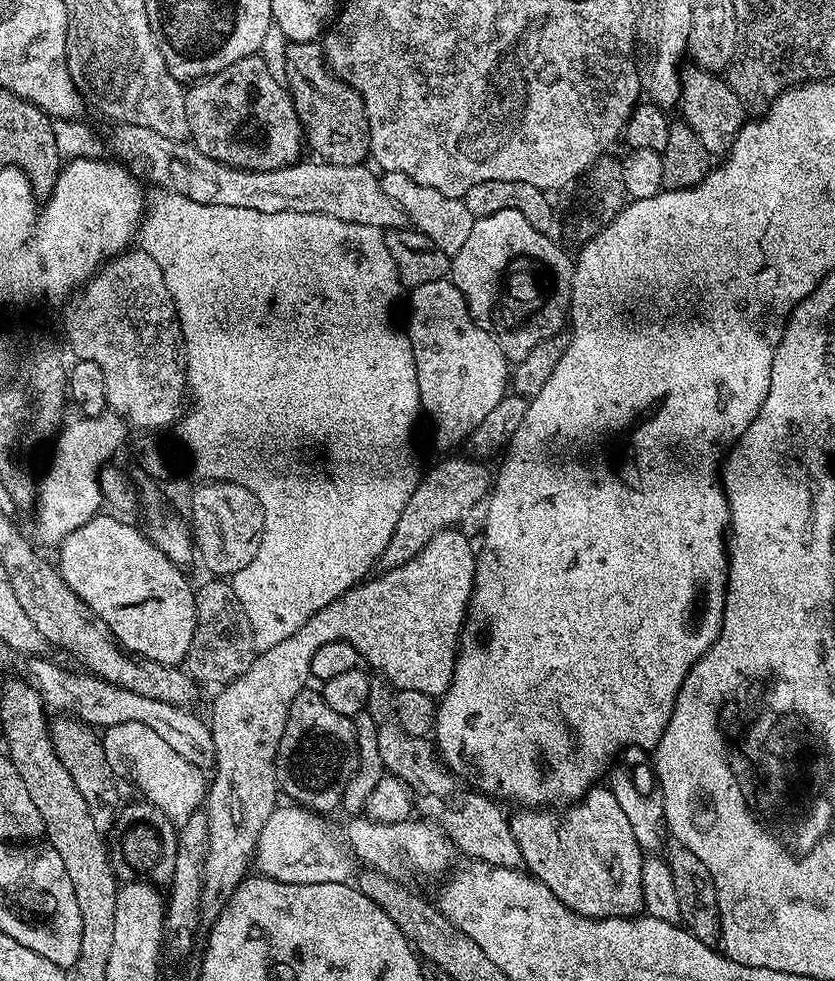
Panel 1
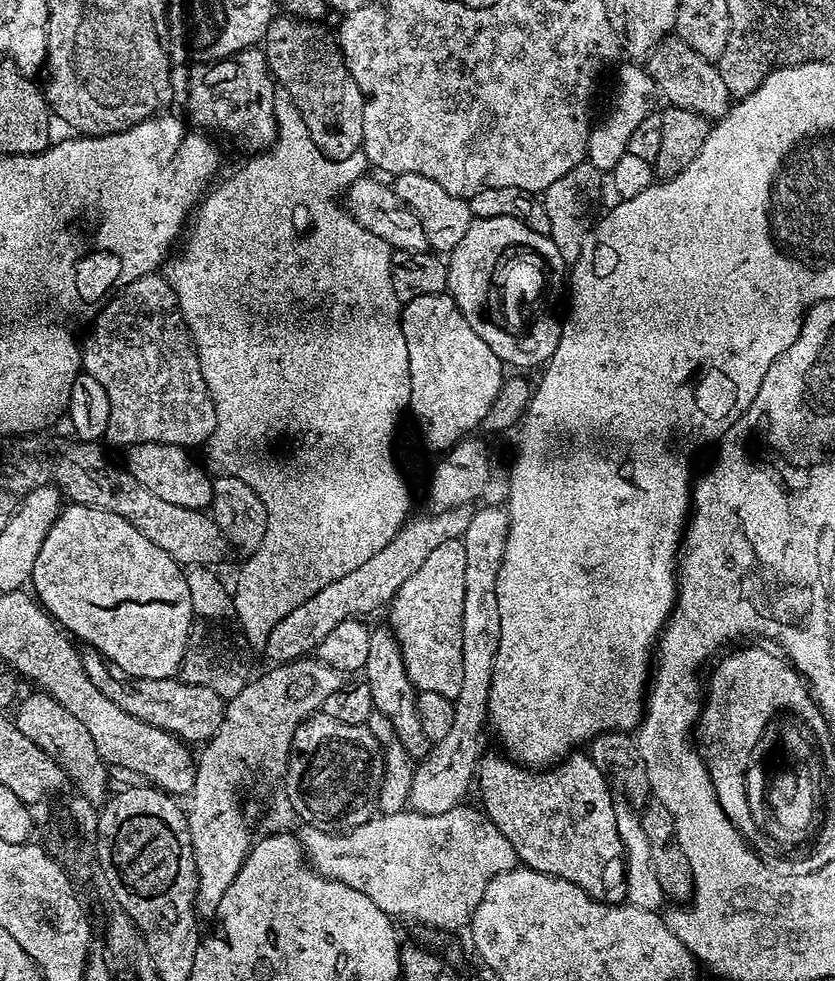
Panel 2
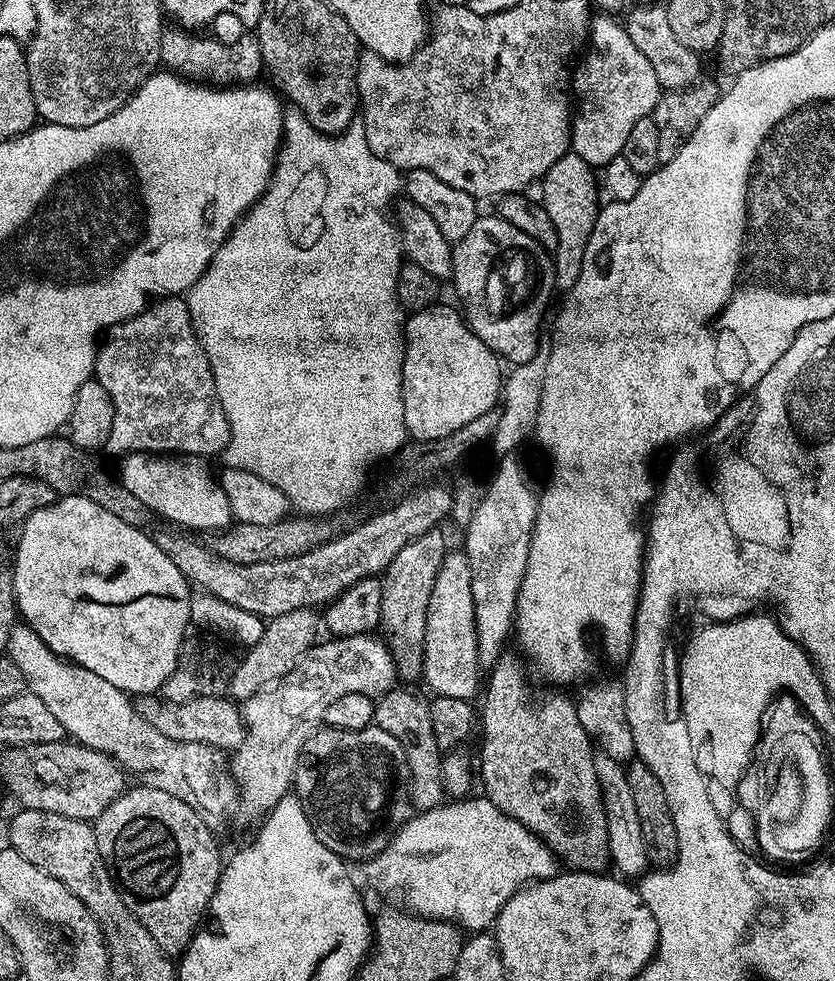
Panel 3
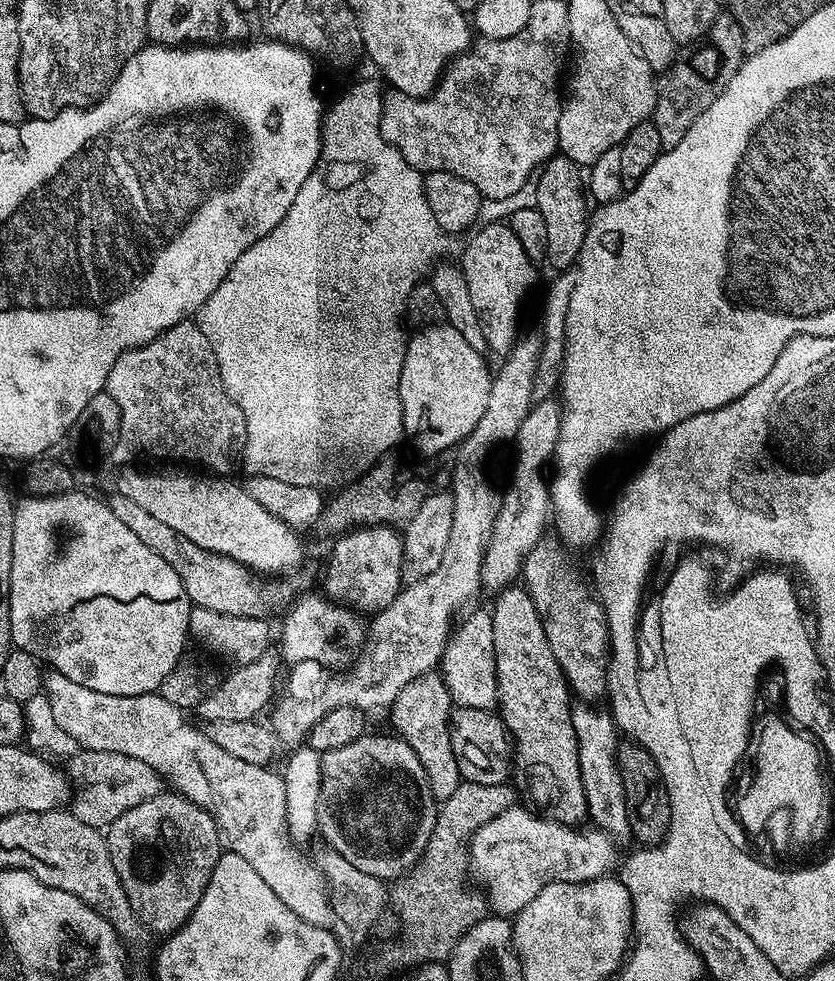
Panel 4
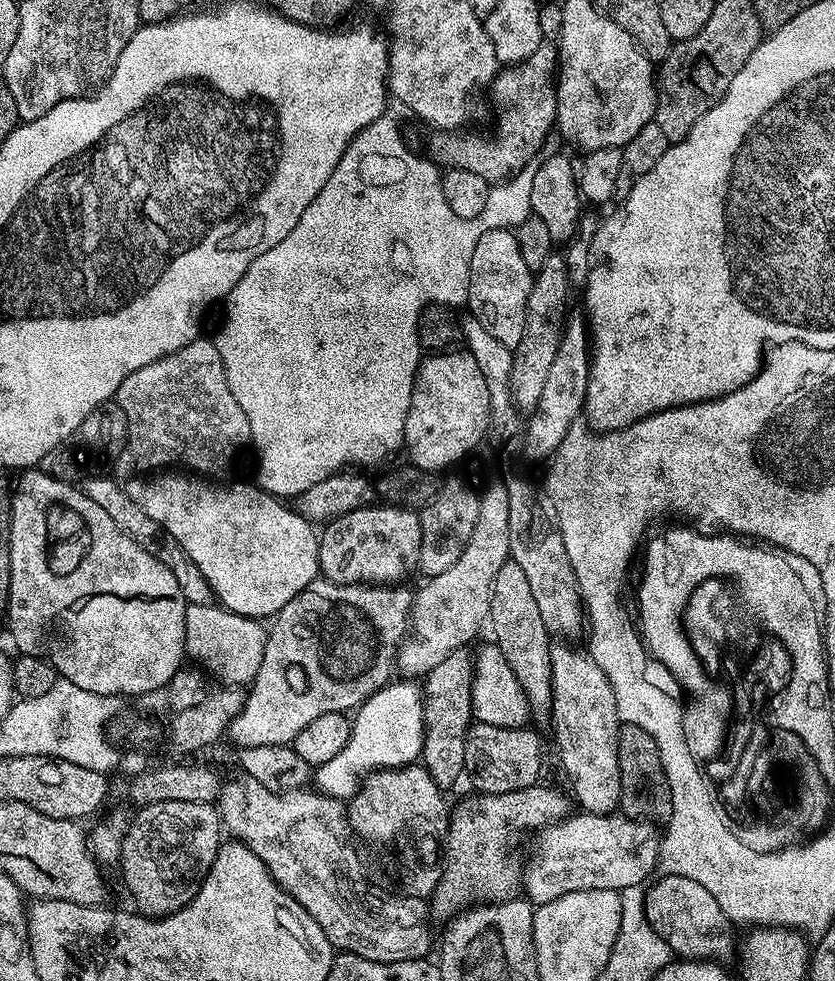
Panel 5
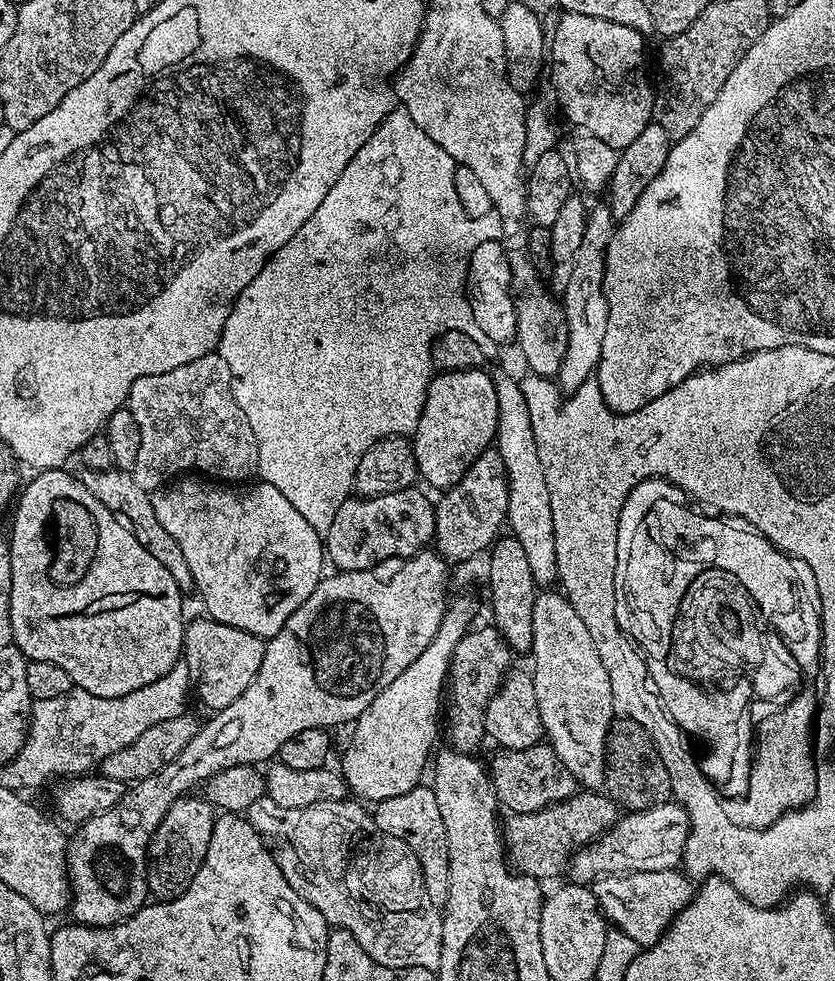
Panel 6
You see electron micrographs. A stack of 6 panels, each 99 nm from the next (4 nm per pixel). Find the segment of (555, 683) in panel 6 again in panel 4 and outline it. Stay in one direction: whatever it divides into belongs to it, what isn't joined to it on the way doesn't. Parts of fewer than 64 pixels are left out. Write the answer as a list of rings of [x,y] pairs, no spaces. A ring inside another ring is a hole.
[[[596,706],[573,707],[574,734],[578,738],[578,766],[582,770],[582,786],[586,790],[588,815],[591,823],[612,841],[633,839],[630,814],[626,810],[626,790],[622,790],[622,774],[616,761],[618,729],[616,721],[607,711],[599,712]]]

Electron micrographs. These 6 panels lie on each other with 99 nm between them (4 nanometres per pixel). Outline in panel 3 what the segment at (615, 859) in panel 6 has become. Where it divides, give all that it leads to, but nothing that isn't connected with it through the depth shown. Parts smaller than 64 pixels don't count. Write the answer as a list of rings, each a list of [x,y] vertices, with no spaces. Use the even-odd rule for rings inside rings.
[[[477,796],[477,800],[460,798],[409,816],[377,856],[367,857],[363,865],[365,882],[384,896],[400,896],[399,903],[417,916],[425,916],[428,920],[448,920],[472,934],[491,929],[496,915],[517,890],[525,884],[549,880],[557,875],[558,861],[533,832],[522,826],[522,822],[502,814],[502,810],[498,810],[487,796]]]

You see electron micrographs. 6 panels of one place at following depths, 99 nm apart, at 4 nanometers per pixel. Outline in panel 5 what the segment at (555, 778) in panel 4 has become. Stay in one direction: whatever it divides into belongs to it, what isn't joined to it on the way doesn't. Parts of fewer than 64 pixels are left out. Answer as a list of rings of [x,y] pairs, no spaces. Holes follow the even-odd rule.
[[[510,558],[494,578],[488,620],[492,626],[491,639],[498,650],[502,650],[506,662],[510,662],[510,670],[514,670],[514,678],[518,678],[518,686],[522,686],[528,699],[531,715],[547,717],[552,710],[550,650],[553,641],[546,622],[542,622],[534,594],[530,591],[530,581],[522,571],[522,566]]]

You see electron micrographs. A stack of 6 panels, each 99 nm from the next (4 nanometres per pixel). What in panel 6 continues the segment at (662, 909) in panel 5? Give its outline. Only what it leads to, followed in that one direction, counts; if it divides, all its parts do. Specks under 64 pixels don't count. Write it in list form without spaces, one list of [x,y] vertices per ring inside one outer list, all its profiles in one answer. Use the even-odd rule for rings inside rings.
[[[650,870],[649,872],[627,872],[625,876],[605,876],[595,881],[596,901],[609,925],[624,932],[641,946],[651,946],[659,942],[676,916],[692,901],[694,884],[683,871]]]

